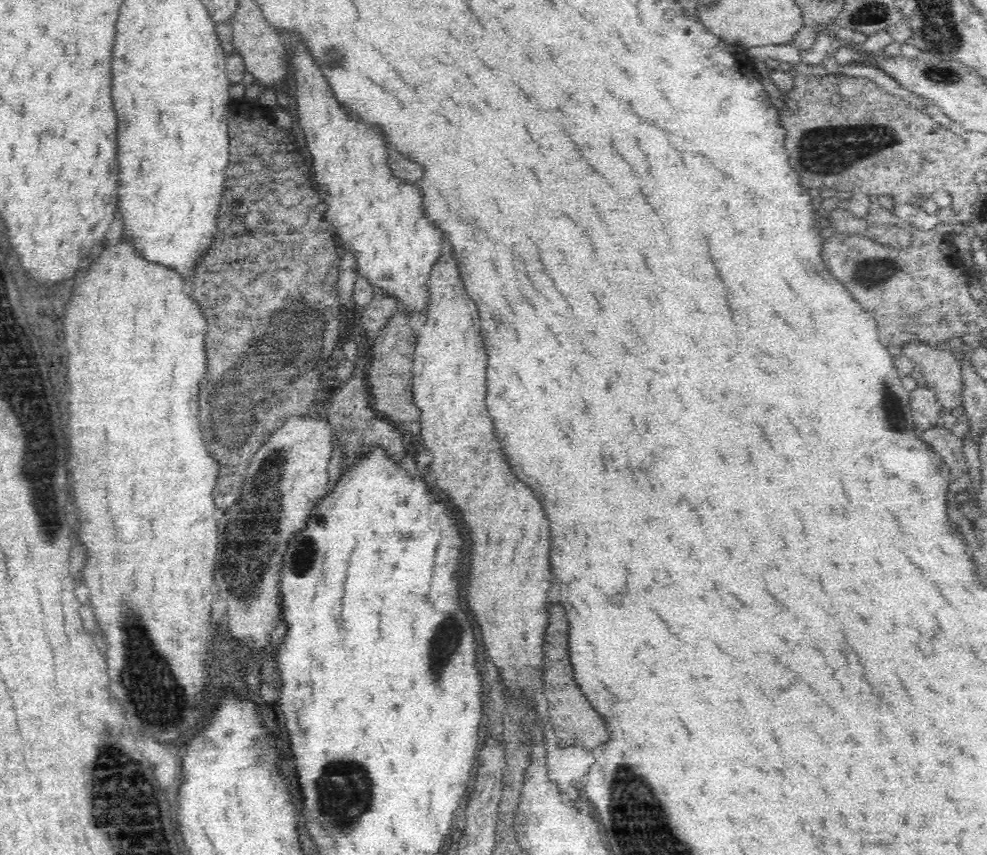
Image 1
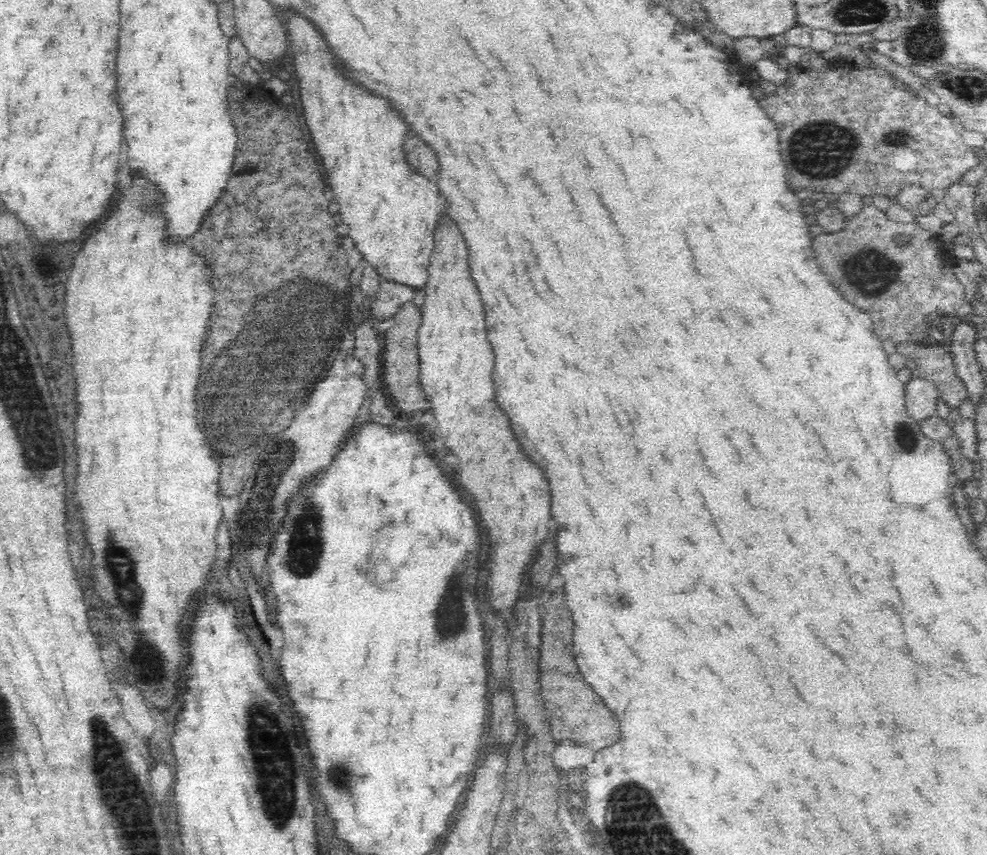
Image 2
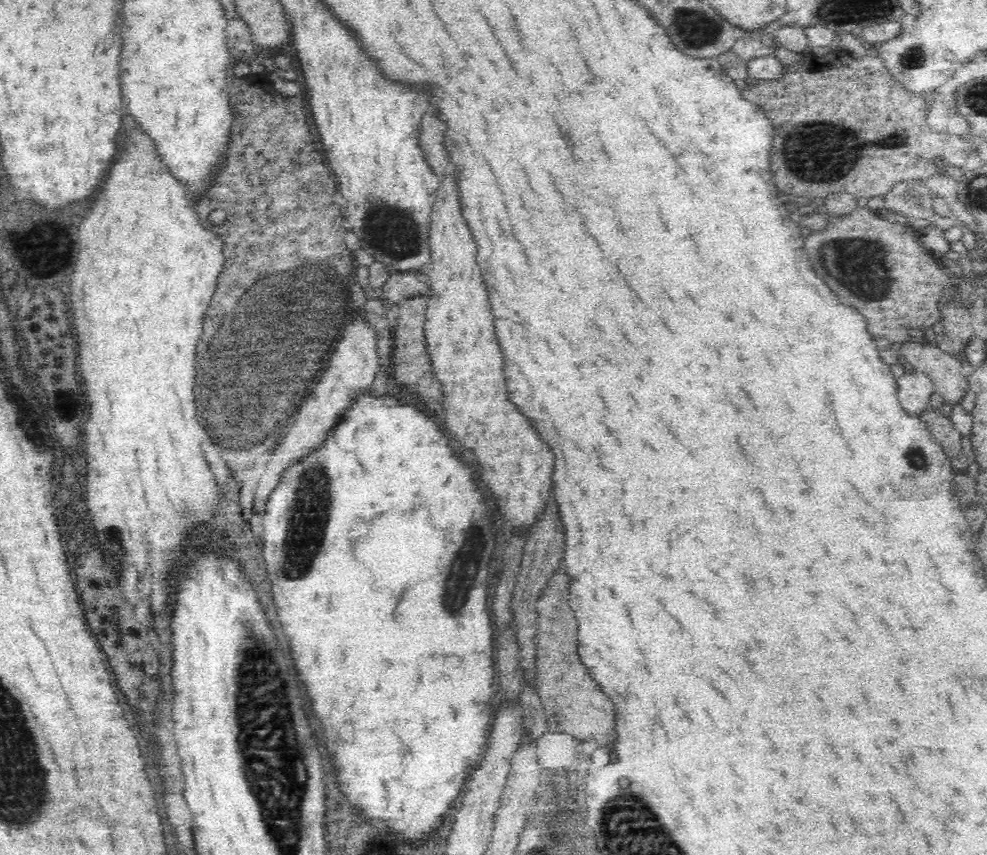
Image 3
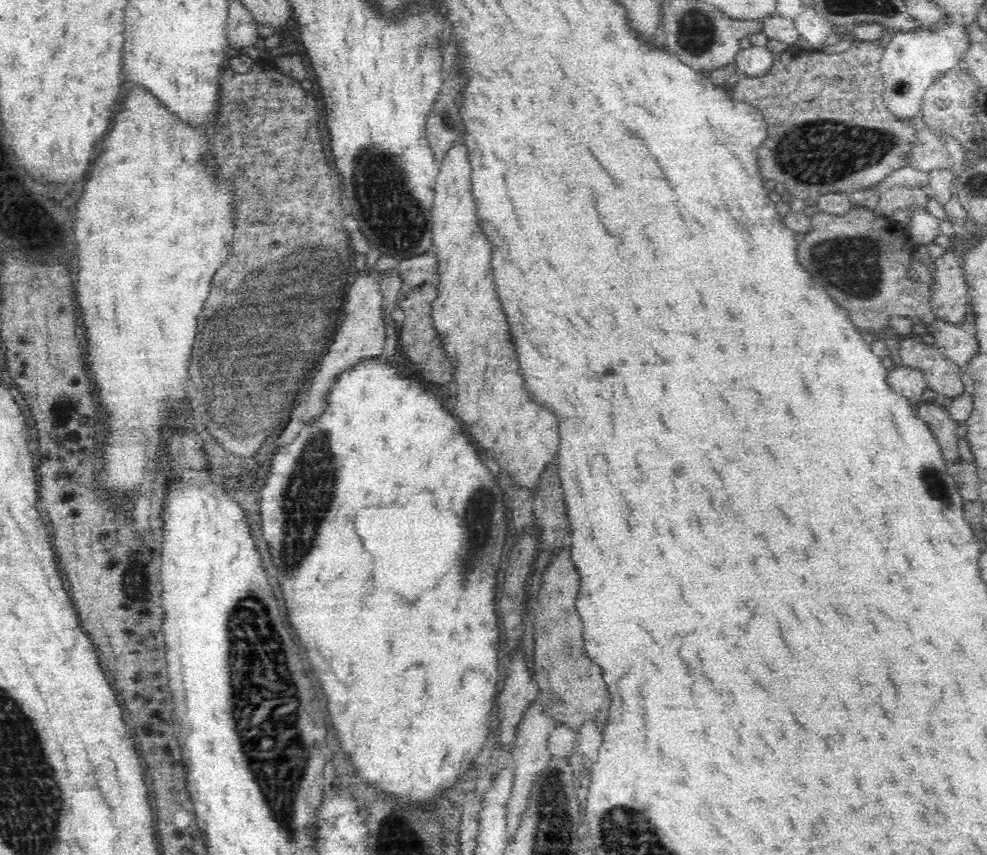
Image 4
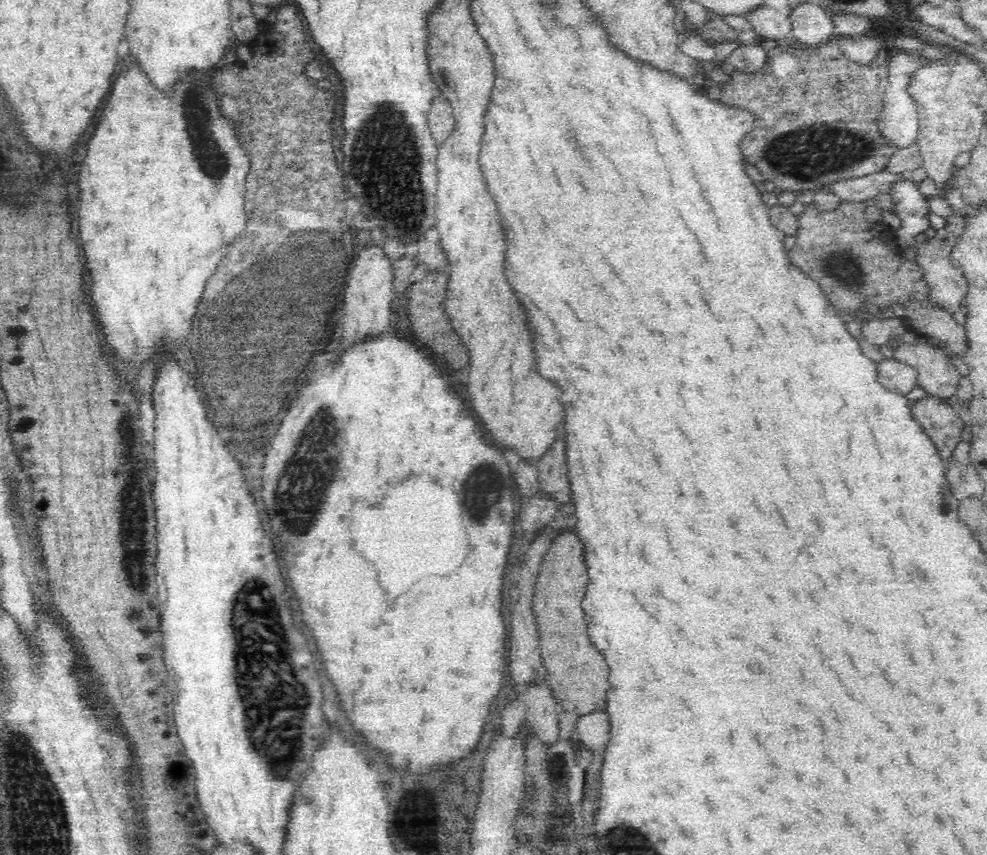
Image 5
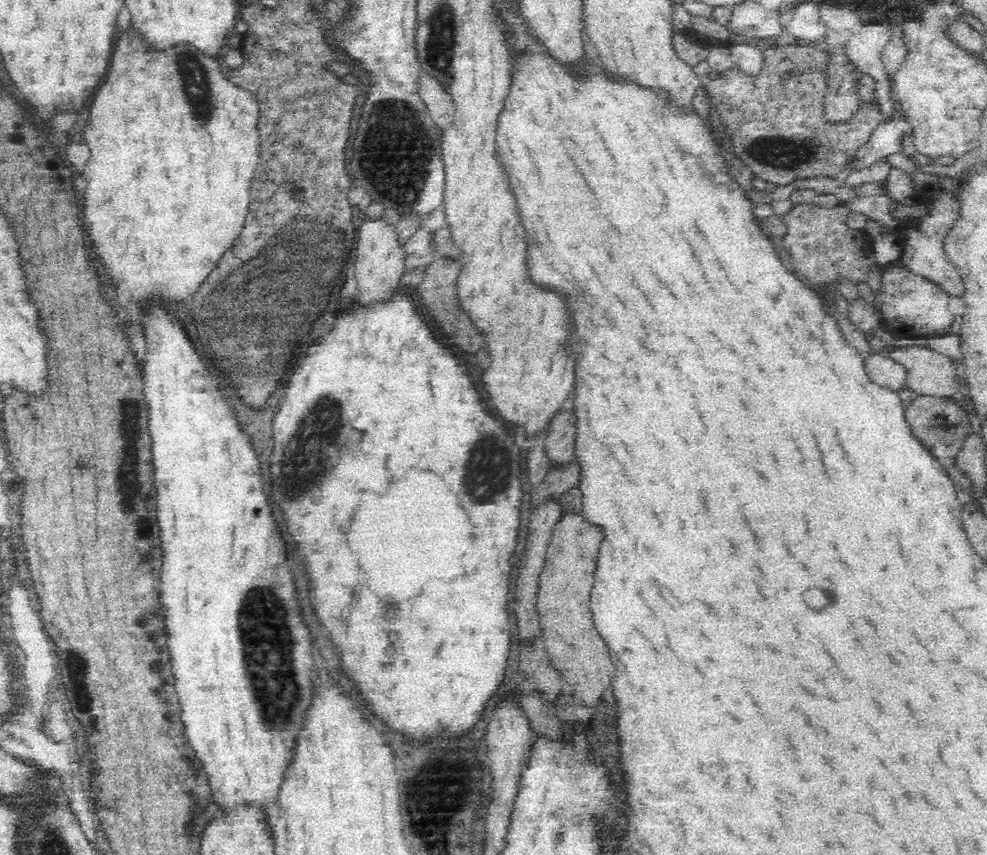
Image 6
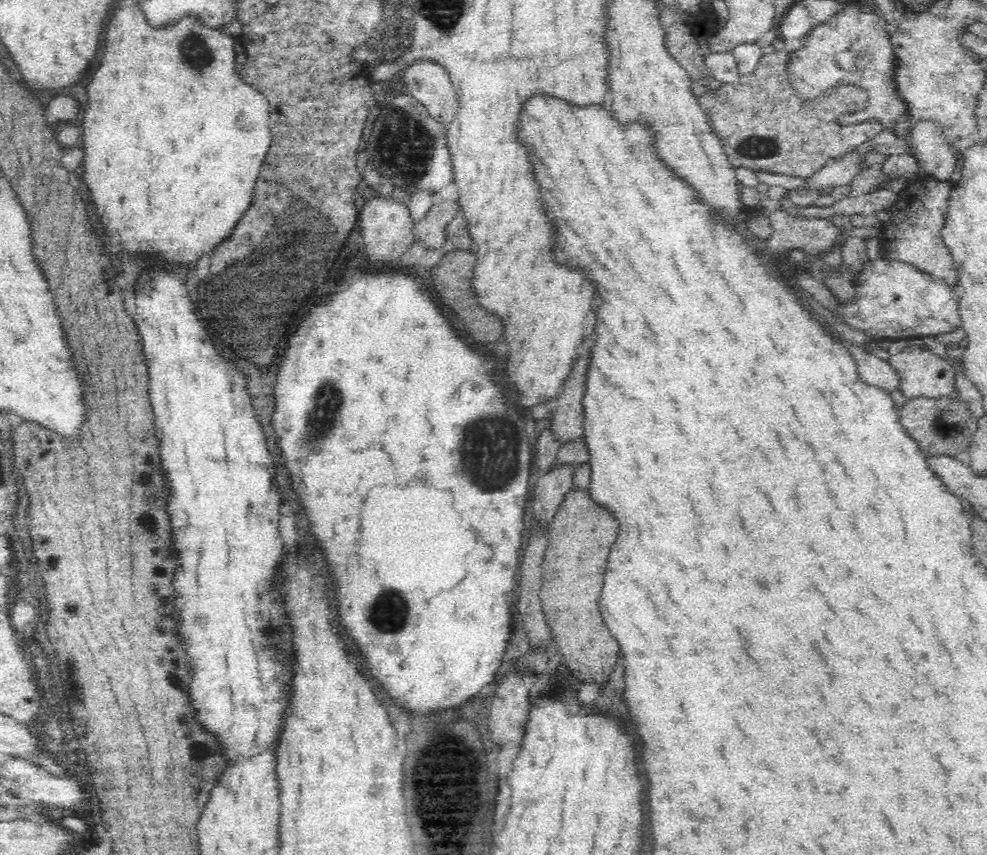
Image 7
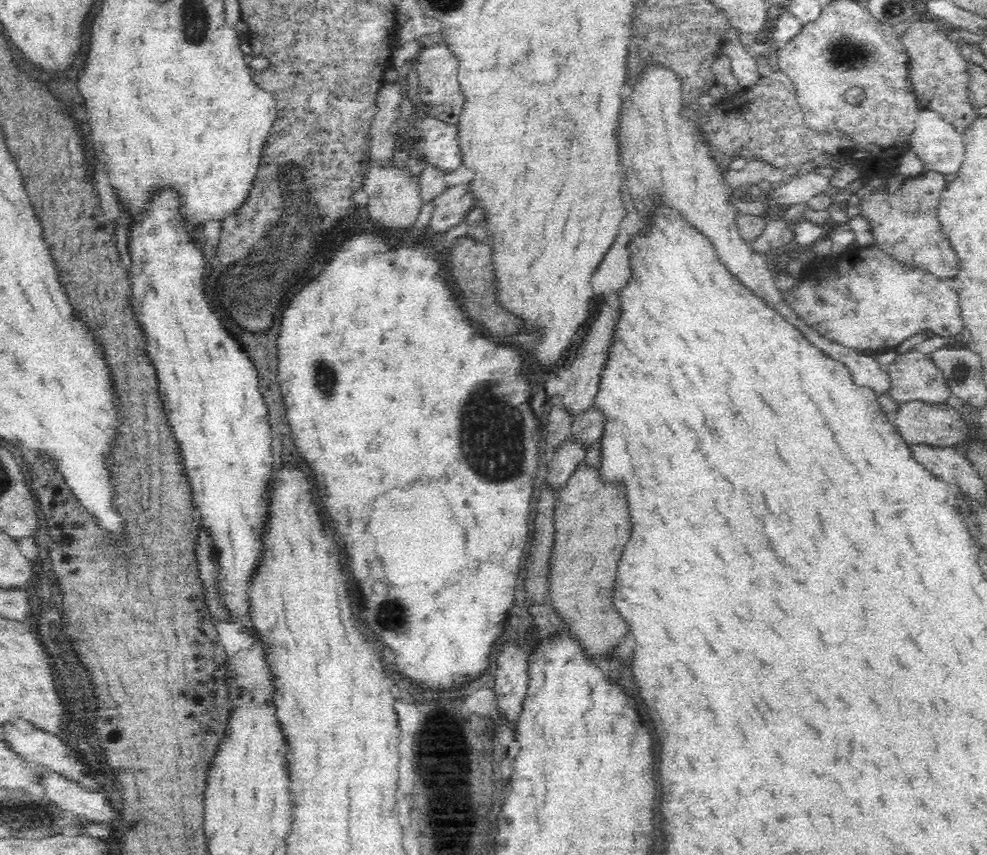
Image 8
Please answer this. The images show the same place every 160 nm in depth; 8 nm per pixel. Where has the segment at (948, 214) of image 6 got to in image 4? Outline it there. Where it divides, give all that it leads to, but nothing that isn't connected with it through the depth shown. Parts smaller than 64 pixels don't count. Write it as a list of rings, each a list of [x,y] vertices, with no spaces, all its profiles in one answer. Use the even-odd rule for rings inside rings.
[[[956,239],[946,249],[946,253],[936,261],[936,285],[932,291],[931,308],[934,315],[940,321],[950,324],[961,325],[966,320],[966,309],[971,304],[971,298],[968,291],[968,285],[964,281],[964,273],[961,270],[961,259],[956,258],[954,244],[958,243]]]

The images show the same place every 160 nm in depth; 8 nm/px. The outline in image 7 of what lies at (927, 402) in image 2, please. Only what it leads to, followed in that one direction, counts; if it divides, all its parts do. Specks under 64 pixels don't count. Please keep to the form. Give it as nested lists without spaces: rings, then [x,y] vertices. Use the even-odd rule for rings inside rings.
[[[847,339],[842,342],[854,355],[858,374],[863,382],[882,388],[889,393],[899,389],[900,376],[888,360],[882,360],[878,356],[867,353],[862,345],[852,343]]]

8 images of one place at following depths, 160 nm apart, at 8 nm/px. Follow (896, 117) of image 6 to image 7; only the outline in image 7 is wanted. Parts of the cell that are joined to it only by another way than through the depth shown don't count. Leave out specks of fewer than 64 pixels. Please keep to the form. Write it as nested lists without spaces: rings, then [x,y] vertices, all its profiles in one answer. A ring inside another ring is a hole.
[[[873,150],[854,151],[845,154],[844,158],[833,159],[820,170],[808,177],[804,189],[826,189],[843,184],[850,184],[855,176],[860,174],[866,164],[866,156],[870,156]]]

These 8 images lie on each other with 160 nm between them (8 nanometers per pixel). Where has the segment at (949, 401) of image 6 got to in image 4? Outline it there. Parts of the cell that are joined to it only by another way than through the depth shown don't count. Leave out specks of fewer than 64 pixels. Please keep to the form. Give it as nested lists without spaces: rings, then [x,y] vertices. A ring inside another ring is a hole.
[[[921,402],[914,408],[915,414],[920,417],[934,433],[941,446],[943,457],[948,464],[956,464],[961,460],[958,453],[958,423],[952,420],[948,409],[938,407],[934,403]]]

